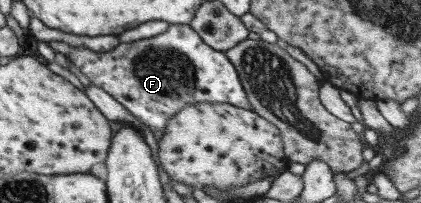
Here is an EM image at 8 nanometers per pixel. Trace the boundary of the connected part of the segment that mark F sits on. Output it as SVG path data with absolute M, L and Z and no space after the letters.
M168 24L168 28L159 35L154 35L153 37L147 38L147 39L139 39L139 41L135 41L133 43L121 43L121 45L116 45L115 49L106 51L106 52L95 52L91 51L90 49L75 49L75 47L67 47L66 43L61 43L61 41L49 41L49 46L53 51L58 51L59 53L62 53L67 59L69 59L69 62L71 62L79 71L80 78L83 79L85 83L96 85L97 87L100 87L105 91L105 93L108 93L117 103L125 103L125 109L135 117L135 119L138 119L141 121L141 123L144 123L151 131L154 129L158 129L162 132L162 129L164 128L165 122L171 117L174 116L175 113L177 113L178 109L181 109L182 107L197 103L197 102L207 102L207 103L228 103L229 105L240 107L246 110L251 110L249 103L247 103L247 98L245 95L245 92L243 91L242 84L239 81L237 72L235 71L235 68L231 65L231 62L228 61L226 58L226 55L222 51L215 51L214 49L211 49L208 45L205 45L203 41L201 41L201 38L189 27L189 24L181 25L181 24L175 24L171 25Z

